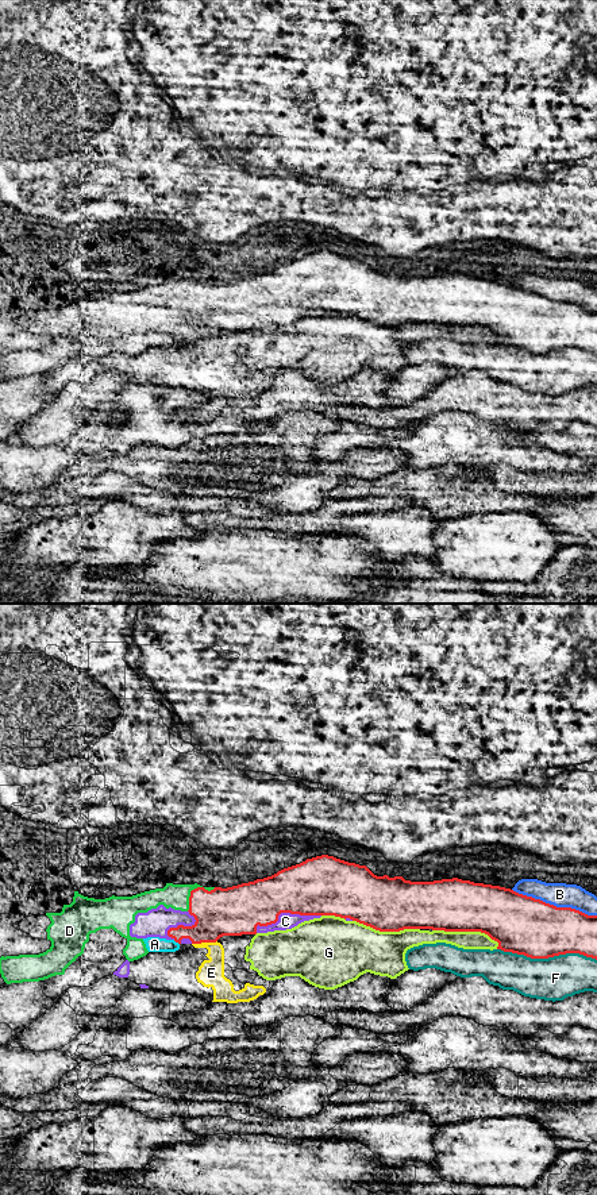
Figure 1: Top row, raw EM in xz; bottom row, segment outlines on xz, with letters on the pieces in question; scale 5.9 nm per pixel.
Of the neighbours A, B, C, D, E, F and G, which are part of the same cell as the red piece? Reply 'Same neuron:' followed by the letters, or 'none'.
Same neuron: C

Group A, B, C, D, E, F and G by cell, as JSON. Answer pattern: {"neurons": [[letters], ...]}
{"neurons": [["A", "D"], ["B"], ["C"], ["E", "G"], ["F"]]}

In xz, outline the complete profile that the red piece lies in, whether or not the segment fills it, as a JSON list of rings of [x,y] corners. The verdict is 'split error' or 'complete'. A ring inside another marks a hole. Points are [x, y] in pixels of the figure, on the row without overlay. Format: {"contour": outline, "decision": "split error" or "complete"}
{"contour": [[[321,250],[284,263],[254,277],[208,286],[190,286],[189,305],[159,300],[138,308],[130,331],[159,332],[178,339],[216,338],[223,331],[242,331],[286,325],[304,316],[335,311],[357,316],[380,327],[432,324],[444,327],[481,327],[498,338],[497,344],[548,354],[579,348],[597,355],[597,311],[571,302],[556,302],[511,284],[474,278],[458,273],[411,277],[403,271],[377,271],[366,261]]], "decision": "split error"}

